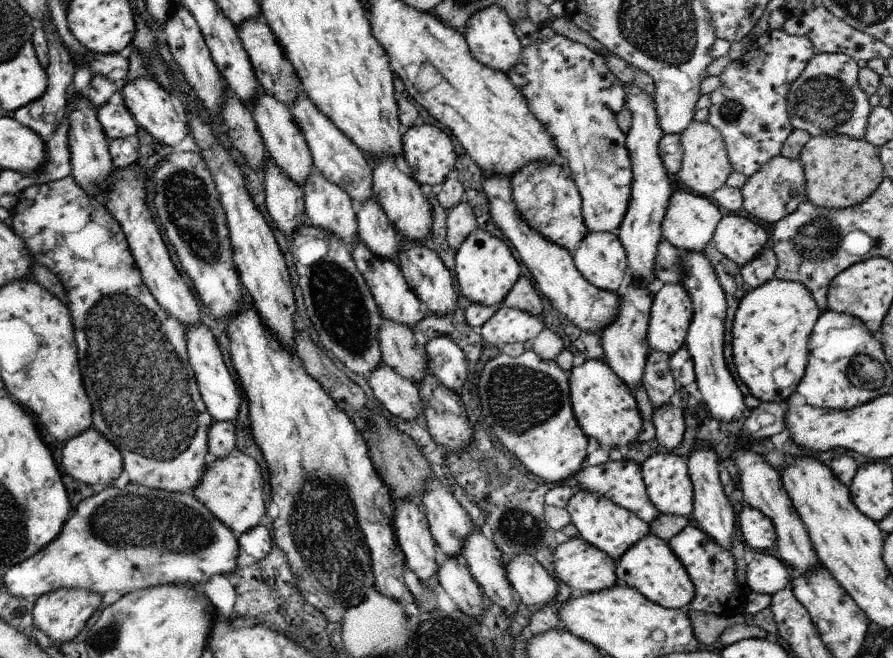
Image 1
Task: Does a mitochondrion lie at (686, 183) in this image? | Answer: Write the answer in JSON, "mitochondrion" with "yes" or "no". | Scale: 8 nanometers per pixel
{"mitochondrion":"no"}

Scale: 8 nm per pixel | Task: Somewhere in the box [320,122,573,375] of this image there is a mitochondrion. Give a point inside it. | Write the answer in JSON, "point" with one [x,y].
{"point":[538,170]}

